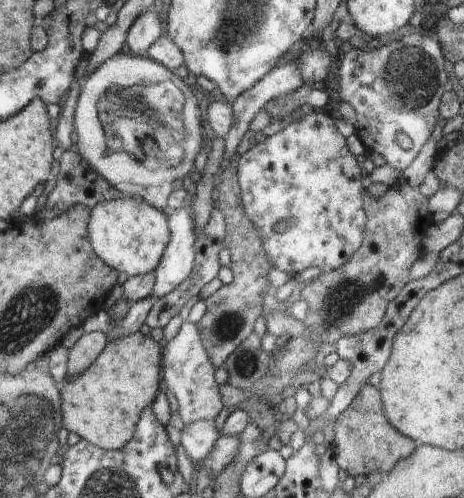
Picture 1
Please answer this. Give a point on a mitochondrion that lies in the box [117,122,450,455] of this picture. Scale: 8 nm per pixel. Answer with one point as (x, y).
(342, 295)

